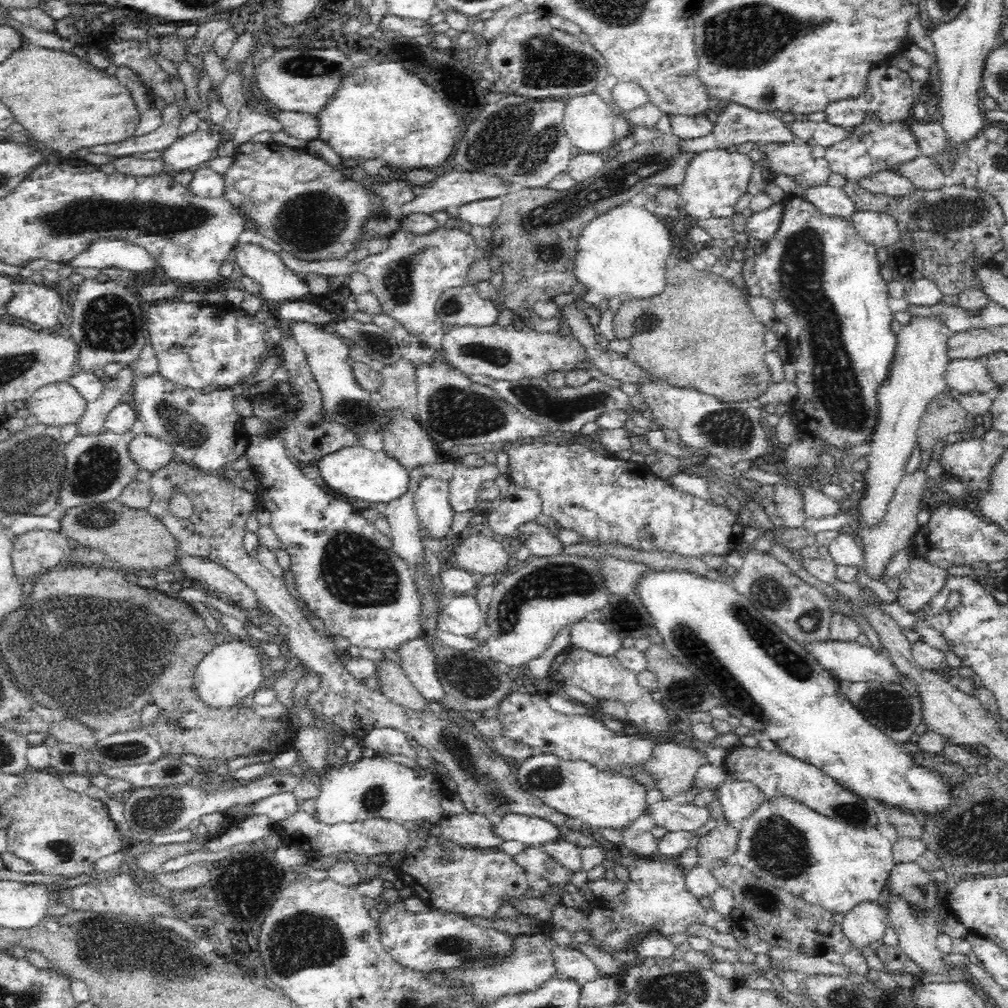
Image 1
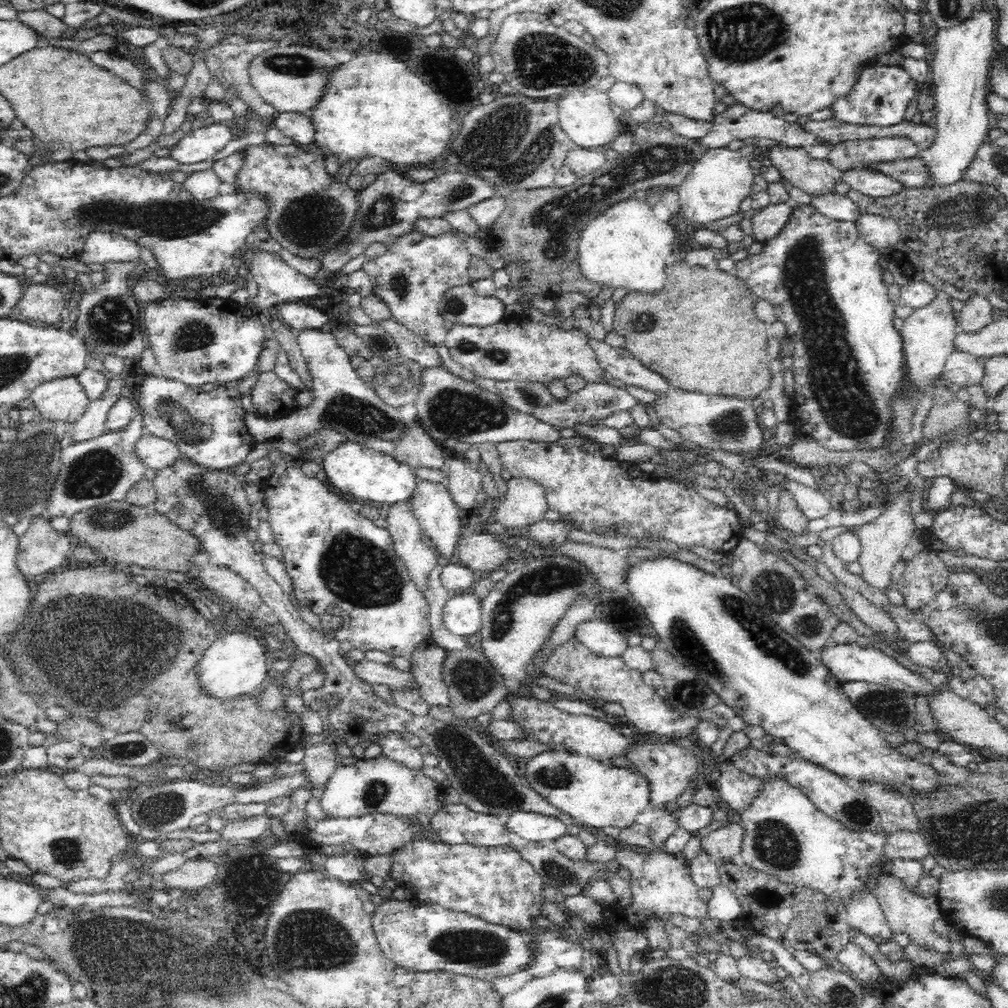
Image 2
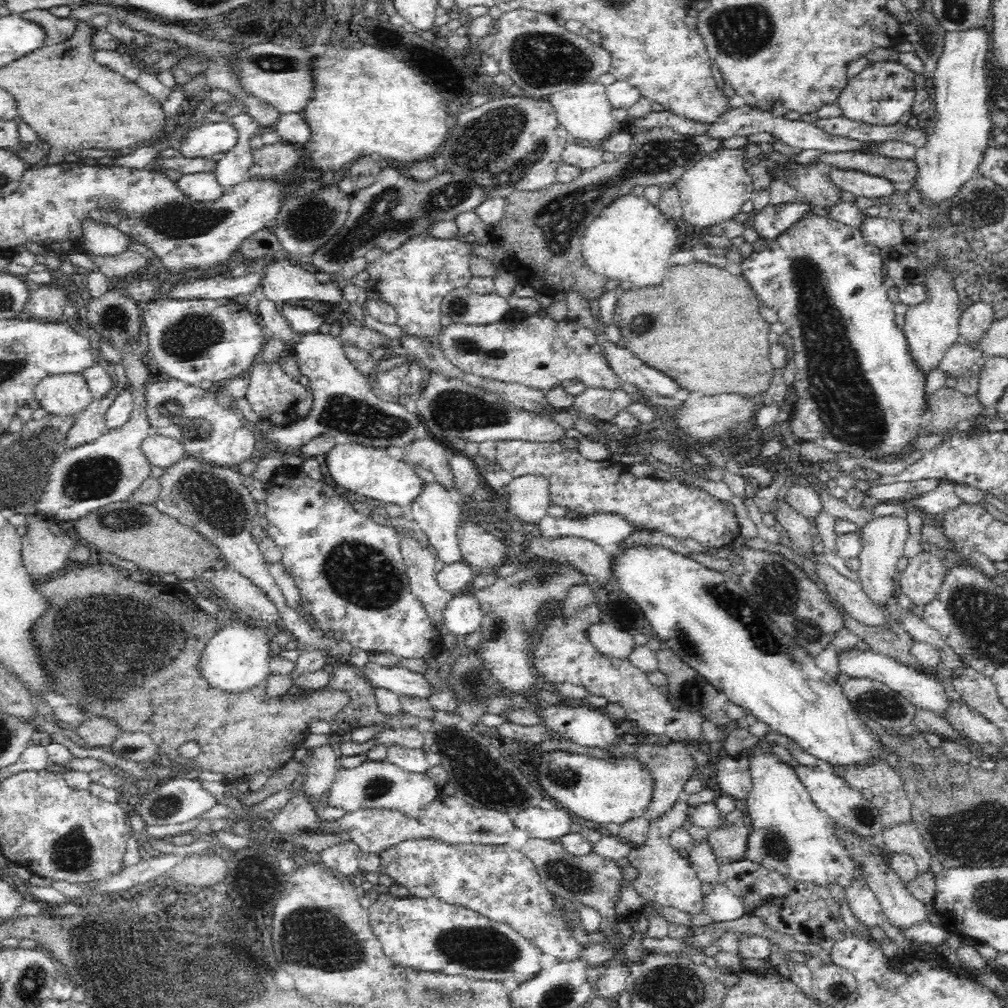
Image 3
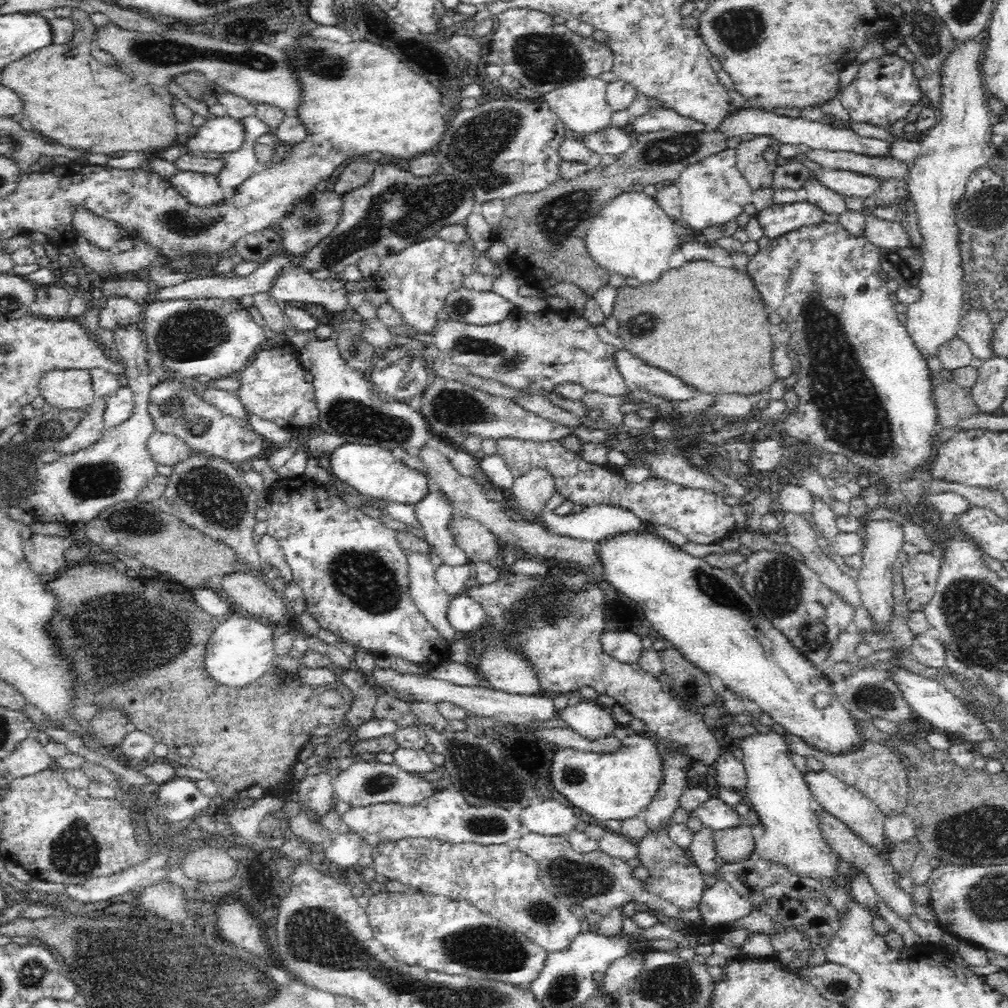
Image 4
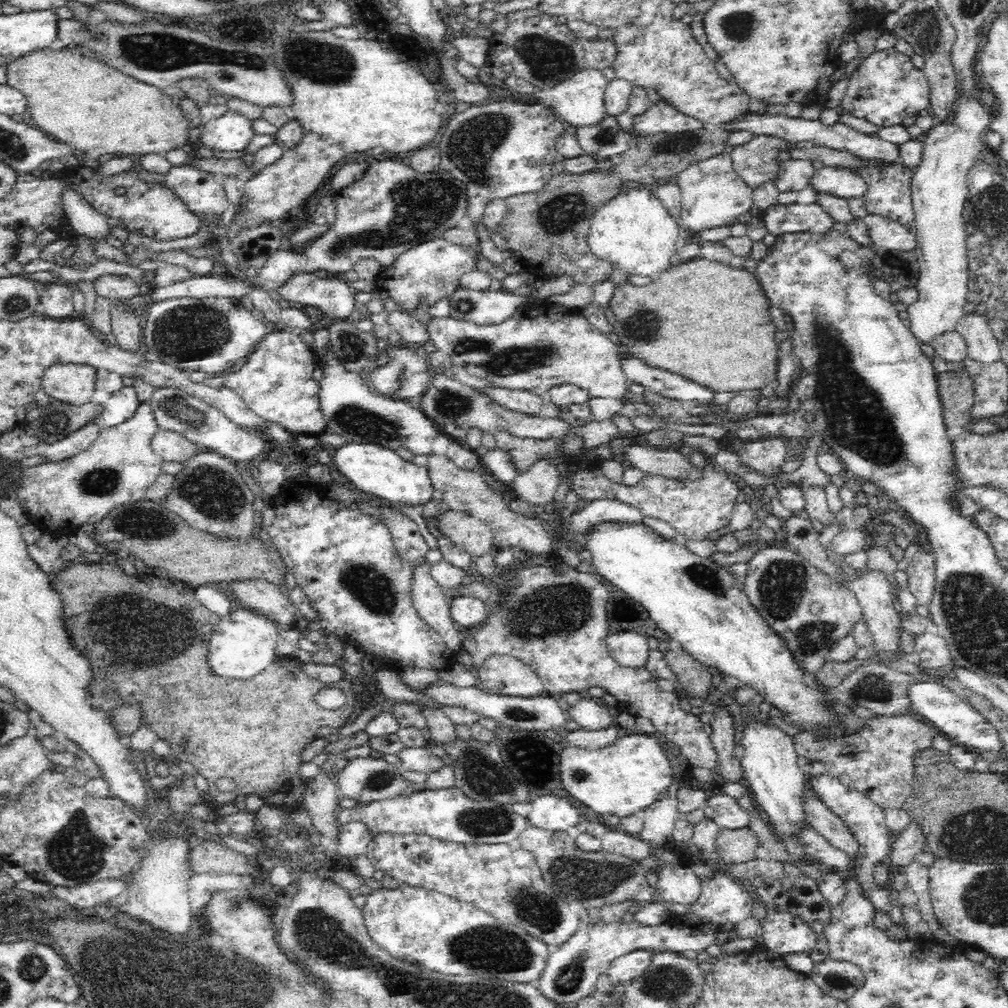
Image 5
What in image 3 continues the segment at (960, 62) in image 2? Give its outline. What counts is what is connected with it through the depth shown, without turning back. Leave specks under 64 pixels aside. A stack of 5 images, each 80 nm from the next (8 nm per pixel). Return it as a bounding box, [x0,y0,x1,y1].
[913,25,994,205]

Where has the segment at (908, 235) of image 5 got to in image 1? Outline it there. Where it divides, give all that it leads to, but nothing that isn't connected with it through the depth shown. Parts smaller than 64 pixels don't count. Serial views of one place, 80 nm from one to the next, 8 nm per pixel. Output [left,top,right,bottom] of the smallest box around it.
[852,212,900,249]

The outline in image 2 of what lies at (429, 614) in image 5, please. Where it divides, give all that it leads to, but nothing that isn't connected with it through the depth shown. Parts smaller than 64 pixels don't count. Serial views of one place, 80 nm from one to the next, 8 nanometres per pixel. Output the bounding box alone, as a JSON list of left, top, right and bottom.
[384,501,437,596]

